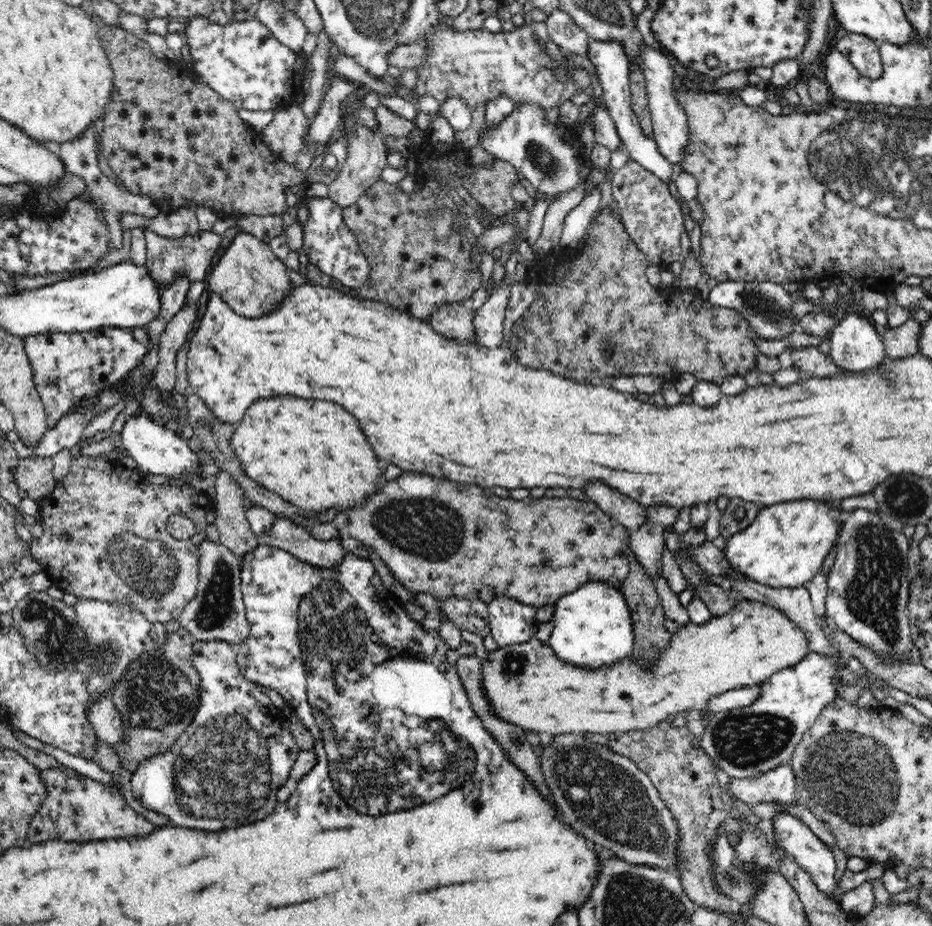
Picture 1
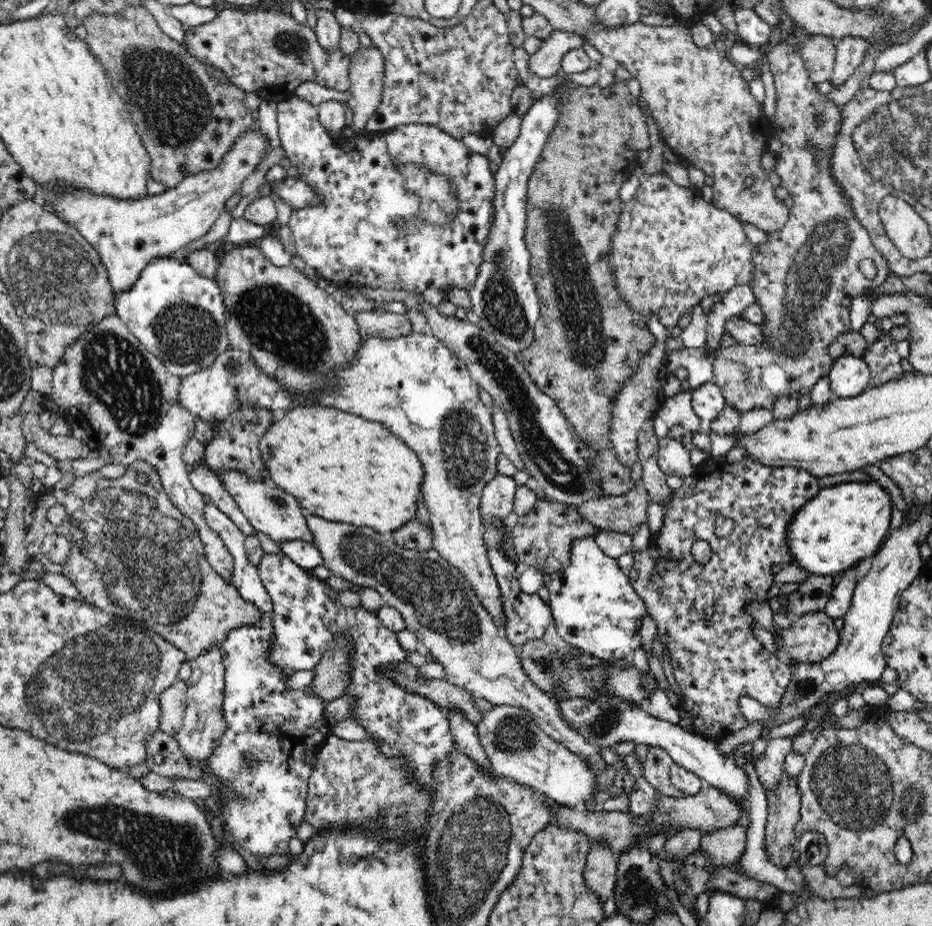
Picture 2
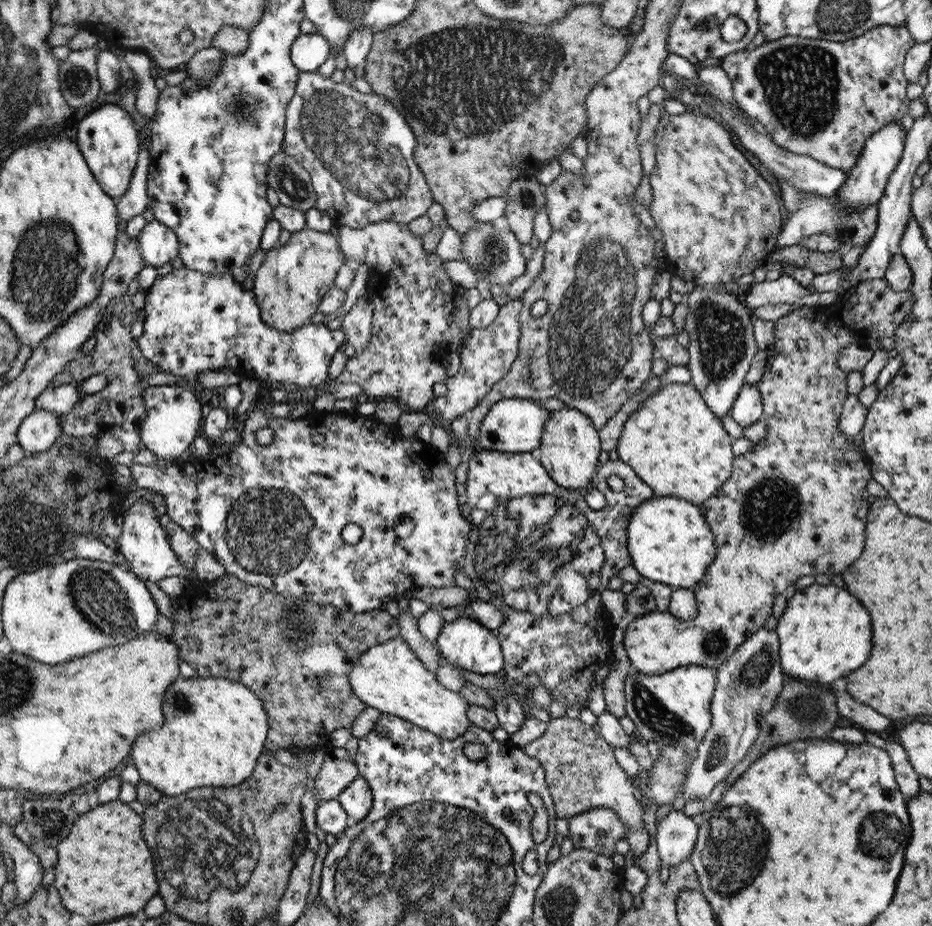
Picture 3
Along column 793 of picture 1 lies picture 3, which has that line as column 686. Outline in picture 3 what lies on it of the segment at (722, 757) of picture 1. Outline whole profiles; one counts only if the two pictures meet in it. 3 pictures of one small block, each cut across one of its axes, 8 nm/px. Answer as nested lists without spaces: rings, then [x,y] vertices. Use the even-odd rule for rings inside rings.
[[[696,664],[652,675],[632,669],[624,680],[624,690],[626,714],[635,724],[634,736],[643,744],[656,743],[660,749],[679,746],[694,757],[712,724],[710,706],[715,684],[715,671]]]

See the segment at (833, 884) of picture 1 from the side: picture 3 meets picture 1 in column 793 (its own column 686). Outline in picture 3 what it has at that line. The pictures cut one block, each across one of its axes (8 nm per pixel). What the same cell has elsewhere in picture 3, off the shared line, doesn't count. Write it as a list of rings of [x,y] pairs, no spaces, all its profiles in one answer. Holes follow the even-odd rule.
[[[670,810],[658,820],[656,850],[662,863],[674,866],[689,860],[698,838],[697,823],[680,810]]]

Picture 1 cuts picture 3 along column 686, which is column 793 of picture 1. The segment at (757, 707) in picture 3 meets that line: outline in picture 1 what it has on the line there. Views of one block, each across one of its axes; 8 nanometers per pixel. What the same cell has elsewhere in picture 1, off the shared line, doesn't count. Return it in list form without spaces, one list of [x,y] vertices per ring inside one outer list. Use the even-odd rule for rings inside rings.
[[[789,763],[754,777],[731,778],[729,788],[724,791],[749,806],[774,803],[775,800],[782,804],[797,802],[795,773]]]

